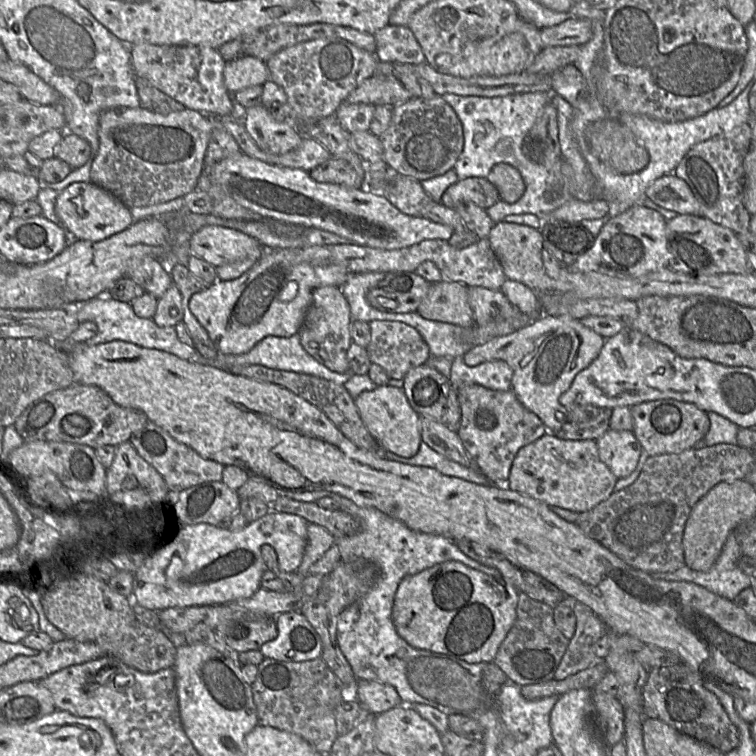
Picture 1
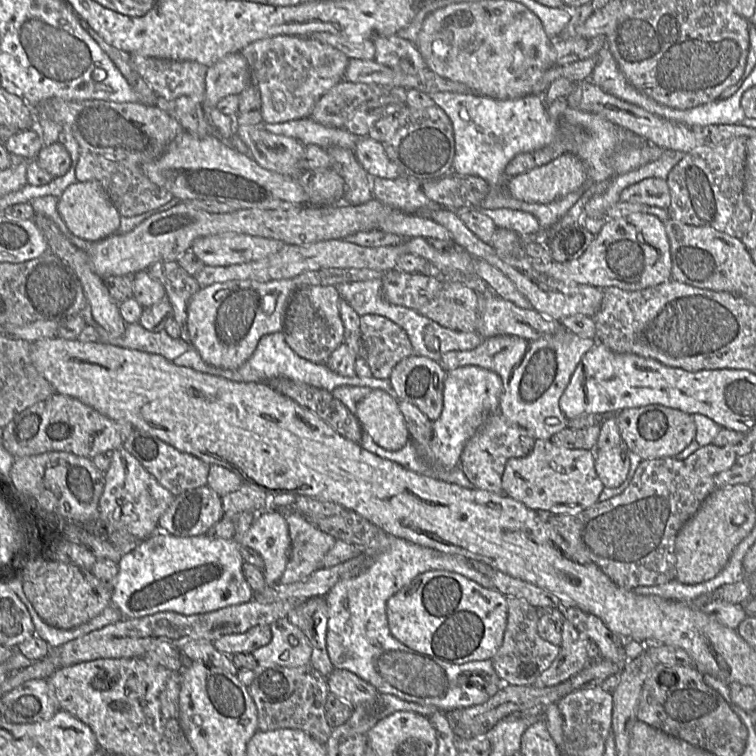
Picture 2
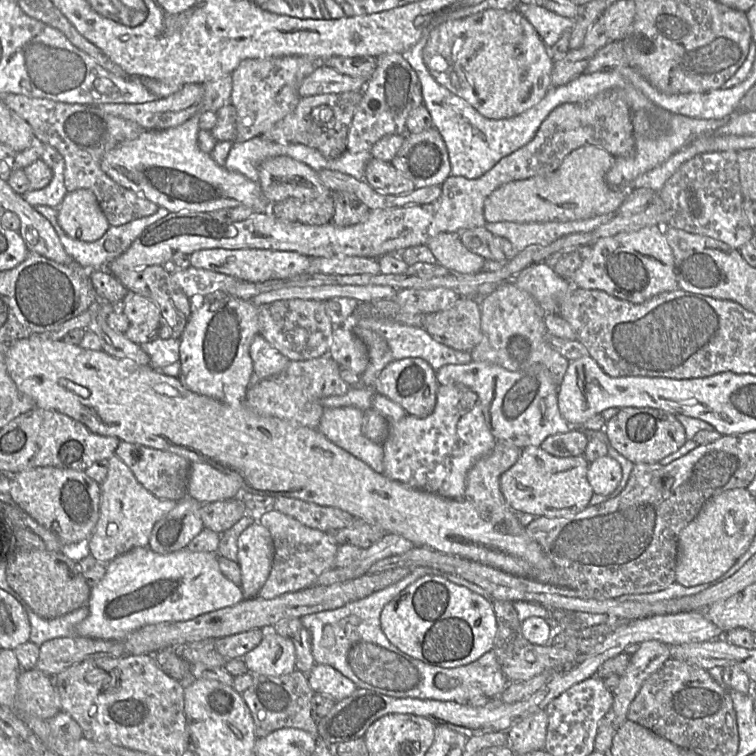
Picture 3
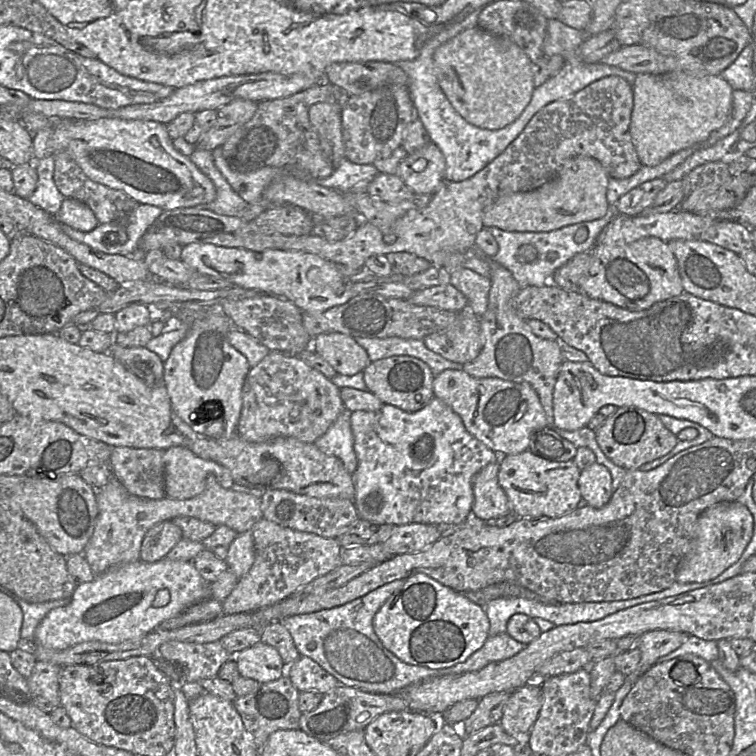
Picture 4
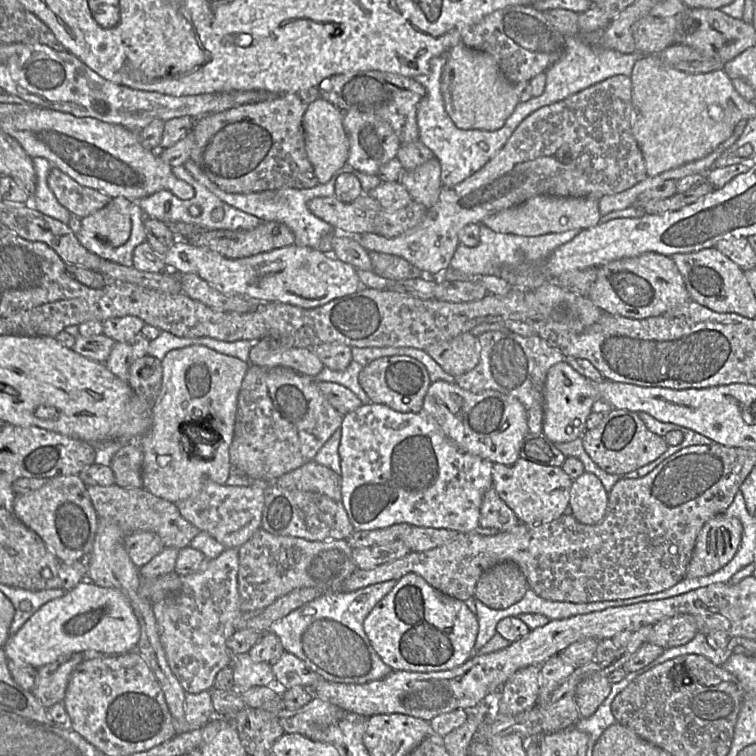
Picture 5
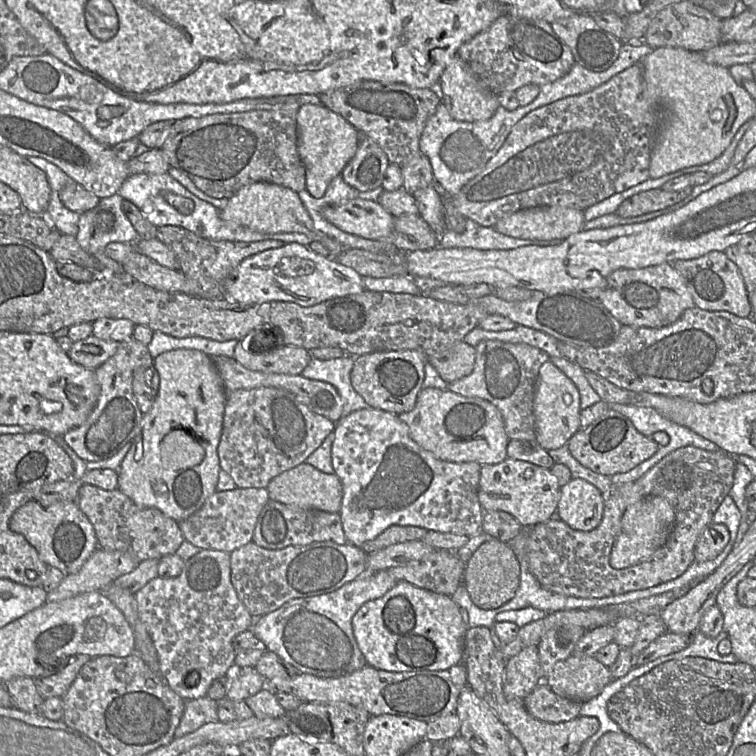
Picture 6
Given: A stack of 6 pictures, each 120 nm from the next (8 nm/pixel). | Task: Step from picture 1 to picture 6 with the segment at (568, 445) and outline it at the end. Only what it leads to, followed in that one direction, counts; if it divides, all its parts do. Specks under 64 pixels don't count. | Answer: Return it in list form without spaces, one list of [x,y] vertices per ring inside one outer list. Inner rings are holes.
[[[510,458],[499,464],[481,466],[478,498],[485,512],[507,512],[523,527],[532,527],[555,518],[562,487],[549,469]]]

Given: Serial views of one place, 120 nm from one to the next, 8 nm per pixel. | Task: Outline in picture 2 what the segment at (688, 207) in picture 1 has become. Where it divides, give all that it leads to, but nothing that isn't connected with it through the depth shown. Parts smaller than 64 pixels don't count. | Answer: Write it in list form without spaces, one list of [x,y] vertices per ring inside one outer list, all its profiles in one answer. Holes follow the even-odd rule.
[[[648,178],[623,190],[619,202],[631,202],[668,209],[671,196],[667,181]]]

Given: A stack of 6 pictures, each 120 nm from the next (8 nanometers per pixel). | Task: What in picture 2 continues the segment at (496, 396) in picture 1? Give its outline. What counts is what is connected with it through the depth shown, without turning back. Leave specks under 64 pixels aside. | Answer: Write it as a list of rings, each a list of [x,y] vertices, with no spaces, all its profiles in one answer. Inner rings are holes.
[[[498,411],[490,415],[467,441],[461,454],[460,467],[473,488],[500,494],[507,461],[527,456],[532,451],[535,441],[525,428],[510,422]]]

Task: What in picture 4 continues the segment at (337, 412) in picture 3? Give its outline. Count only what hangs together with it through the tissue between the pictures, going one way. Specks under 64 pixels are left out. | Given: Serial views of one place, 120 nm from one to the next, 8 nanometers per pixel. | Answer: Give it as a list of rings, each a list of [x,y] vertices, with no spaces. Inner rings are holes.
[[[345,408],[327,432],[316,440],[315,445],[323,453],[339,458],[352,474],[357,468],[357,457],[353,447],[351,413]]]

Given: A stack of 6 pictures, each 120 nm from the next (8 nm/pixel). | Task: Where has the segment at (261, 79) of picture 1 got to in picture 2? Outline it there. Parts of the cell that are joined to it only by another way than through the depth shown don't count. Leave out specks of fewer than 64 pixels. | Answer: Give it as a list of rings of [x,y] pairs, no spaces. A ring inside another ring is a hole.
[[[242,53],[229,54],[208,68],[205,82],[206,90],[202,107],[209,117],[209,112],[214,109],[221,100],[230,95],[239,95],[251,85],[251,72],[248,62]]]

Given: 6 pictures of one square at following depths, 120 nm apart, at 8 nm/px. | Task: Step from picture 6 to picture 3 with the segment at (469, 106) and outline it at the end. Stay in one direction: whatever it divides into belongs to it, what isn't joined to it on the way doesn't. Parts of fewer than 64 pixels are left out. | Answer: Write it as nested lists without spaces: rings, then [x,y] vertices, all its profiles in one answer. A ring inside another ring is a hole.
[[[486,9],[444,22],[429,33],[424,62],[435,80],[488,119],[506,119],[536,105],[551,87],[554,60],[534,26],[517,9]]]

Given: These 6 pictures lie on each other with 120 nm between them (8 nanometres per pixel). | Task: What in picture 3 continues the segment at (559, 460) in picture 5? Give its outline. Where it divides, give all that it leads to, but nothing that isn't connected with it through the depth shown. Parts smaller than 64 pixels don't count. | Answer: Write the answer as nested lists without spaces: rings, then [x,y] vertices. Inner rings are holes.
[[[572,428],[568,432],[548,436],[540,447],[556,457],[573,457],[583,455],[588,442],[589,437],[583,429]]]

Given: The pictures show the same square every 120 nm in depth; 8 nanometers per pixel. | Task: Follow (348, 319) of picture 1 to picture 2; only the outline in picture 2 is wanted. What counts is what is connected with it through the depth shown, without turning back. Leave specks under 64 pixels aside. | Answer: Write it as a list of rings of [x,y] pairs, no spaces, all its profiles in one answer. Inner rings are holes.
[[[311,285],[298,289],[285,314],[282,333],[289,347],[301,358],[324,364],[344,342],[344,325],[339,314],[341,297],[335,286]]]

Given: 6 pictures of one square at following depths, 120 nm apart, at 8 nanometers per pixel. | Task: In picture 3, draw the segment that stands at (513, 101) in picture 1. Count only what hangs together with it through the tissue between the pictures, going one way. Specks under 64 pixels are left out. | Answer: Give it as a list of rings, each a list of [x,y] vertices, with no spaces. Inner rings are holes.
[[[426,27],[420,40],[402,55],[418,75],[423,104],[431,115],[433,126],[439,131],[446,144],[453,176],[462,176],[467,179],[481,177],[502,158],[529,143],[550,112],[564,103],[582,103],[604,91],[614,91],[622,95],[633,114],[644,112],[655,121],[656,113],[665,110],[652,103],[617,71],[602,71],[592,74],[583,73],[565,85],[550,87],[536,105],[519,115],[506,119],[488,119],[467,101],[440,85],[430,73],[424,62],[423,51],[431,30],[432,28]]]

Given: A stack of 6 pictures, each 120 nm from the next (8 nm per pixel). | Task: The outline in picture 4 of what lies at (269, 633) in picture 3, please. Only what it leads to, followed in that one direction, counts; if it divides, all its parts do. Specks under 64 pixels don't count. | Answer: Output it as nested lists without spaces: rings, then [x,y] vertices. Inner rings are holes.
[[[259,642],[234,656],[239,675],[258,681],[272,682],[286,676],[286,668],[276,648]]]

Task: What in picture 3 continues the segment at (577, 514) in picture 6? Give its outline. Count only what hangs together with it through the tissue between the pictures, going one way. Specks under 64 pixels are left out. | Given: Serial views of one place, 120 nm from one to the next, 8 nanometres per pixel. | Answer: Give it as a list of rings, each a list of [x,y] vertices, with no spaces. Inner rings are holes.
[[[605,455],[590,463],[587,479],[594,494],[610,495],[619,485],[622,468],[617,460]]]

